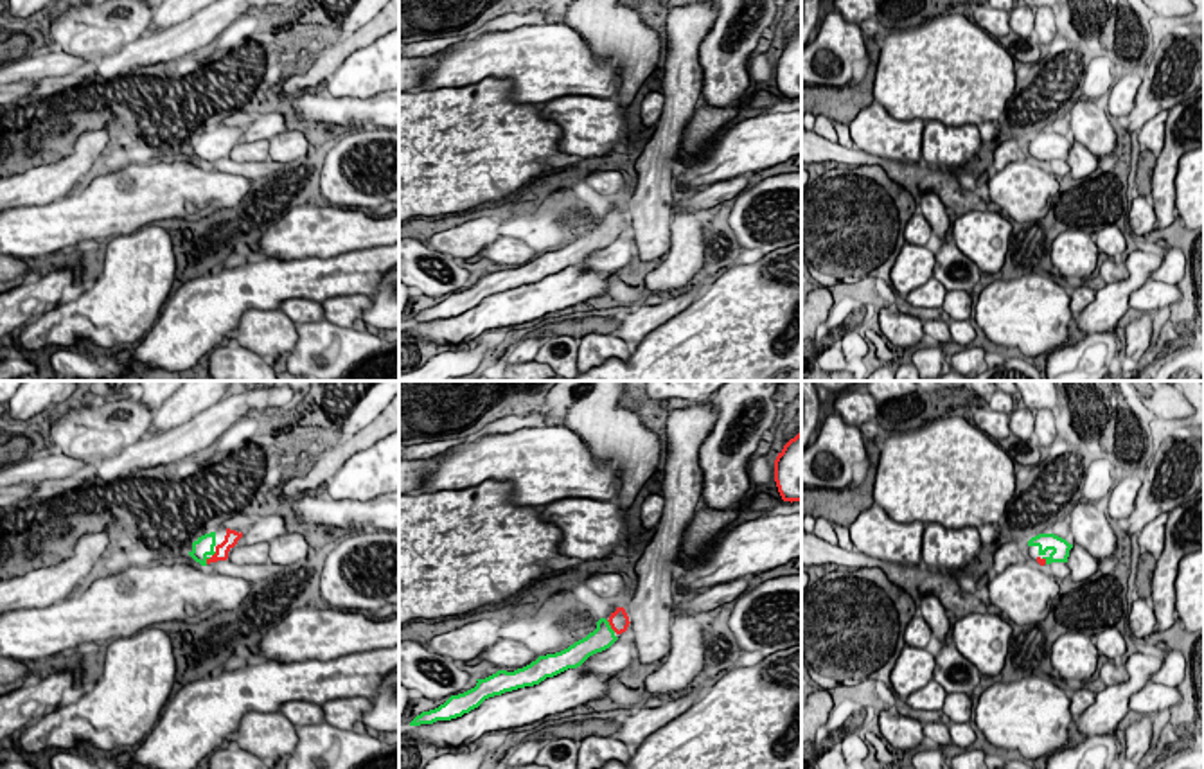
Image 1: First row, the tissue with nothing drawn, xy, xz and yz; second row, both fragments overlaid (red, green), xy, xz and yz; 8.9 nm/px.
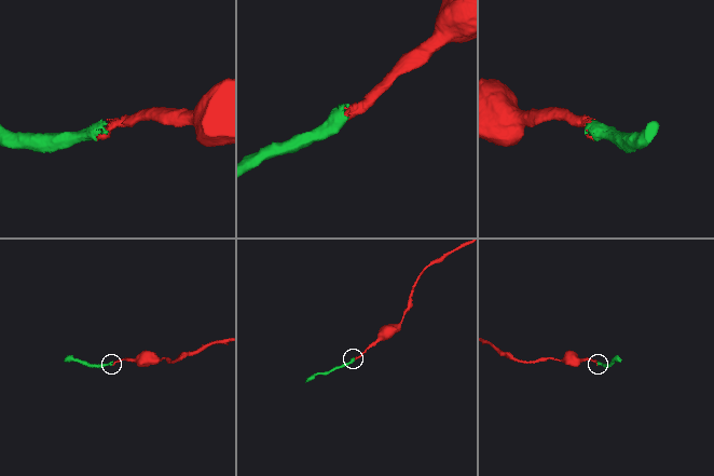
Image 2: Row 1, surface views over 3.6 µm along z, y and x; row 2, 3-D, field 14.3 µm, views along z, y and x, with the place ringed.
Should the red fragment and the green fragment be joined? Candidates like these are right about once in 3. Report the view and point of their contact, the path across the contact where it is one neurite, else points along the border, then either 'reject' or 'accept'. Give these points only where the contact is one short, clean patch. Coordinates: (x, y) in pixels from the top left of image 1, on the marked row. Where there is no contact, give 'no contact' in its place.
contact xy (211, 557); way xy (230, 539), (211, 557), (203, 547); accept

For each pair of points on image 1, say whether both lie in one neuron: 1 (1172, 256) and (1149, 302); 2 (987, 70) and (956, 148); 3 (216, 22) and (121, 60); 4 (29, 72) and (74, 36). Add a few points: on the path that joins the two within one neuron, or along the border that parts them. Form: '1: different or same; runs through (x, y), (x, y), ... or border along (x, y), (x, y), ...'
1: same; runs through (1172, 266), (1158, 291)
2: different; border along (926, 121), (976, 126)
3: same; runs through (193, 35), (169, 45), (144, 51)
4: different; border along (51, 47), (81, 56), (92, 65)

